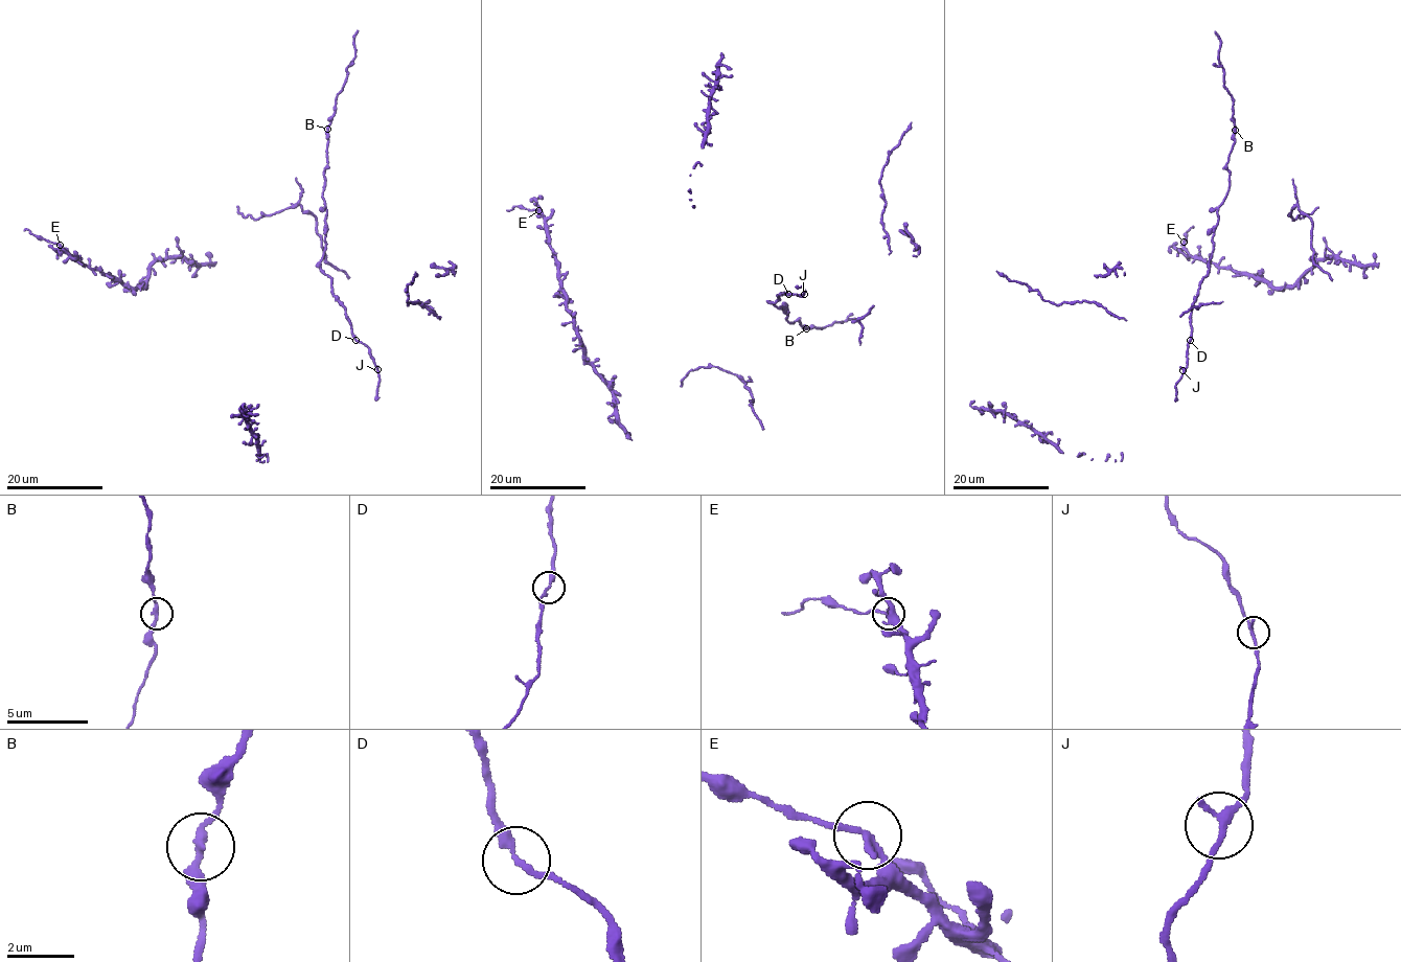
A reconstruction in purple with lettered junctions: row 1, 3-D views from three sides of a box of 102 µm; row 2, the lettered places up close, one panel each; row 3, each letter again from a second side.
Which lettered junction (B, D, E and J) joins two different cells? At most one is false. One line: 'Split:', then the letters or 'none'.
Split: E

